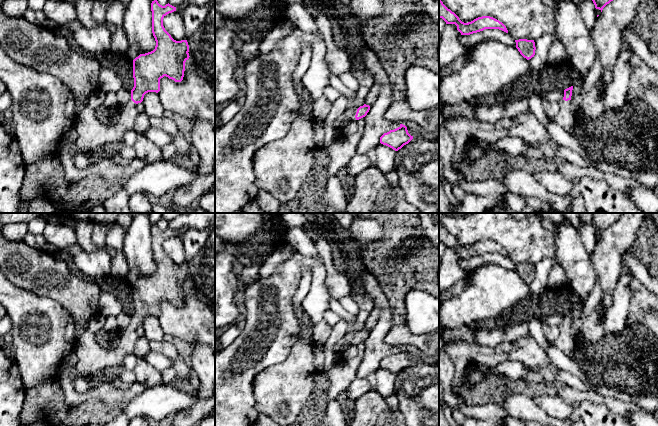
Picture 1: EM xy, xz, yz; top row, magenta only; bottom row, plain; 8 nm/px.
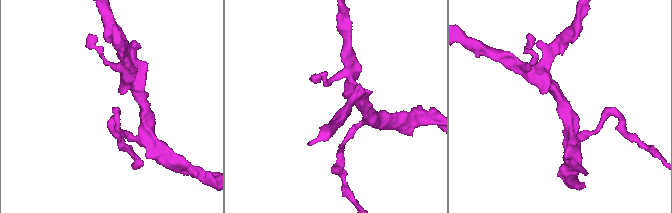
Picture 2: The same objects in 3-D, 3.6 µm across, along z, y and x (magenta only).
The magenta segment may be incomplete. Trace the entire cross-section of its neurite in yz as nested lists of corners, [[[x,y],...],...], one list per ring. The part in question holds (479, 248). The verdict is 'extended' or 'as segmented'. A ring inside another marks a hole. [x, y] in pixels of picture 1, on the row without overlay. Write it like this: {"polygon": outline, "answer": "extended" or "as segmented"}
{"polygon": [[[440,222],[439,242],[442,242],[446,248],[455,248],[461,259],[470,259],[485,253],[499,253],[508,257],[506,250],[502,246],[490,240],[478,241],[468,247],[462,246],[454,236],[443,228]]], "answer": "as segmented"}

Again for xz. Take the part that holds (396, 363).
{"polygon": [[[403,348],[394,354],[384,357],[380,361],[380,367],[392,372],[395,375],[401,373],[404,369],[408,368],[413,363],[408,357],[407,351]]], "answer": "as segmented"}

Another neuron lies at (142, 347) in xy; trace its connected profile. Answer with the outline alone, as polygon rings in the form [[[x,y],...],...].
[[[143,335],[139,337],[137,342],[135,343],[134,348],[134,355],[137,357],[137,359],[145,359],[145,356],[150,351],[149,341],[148,339]]]

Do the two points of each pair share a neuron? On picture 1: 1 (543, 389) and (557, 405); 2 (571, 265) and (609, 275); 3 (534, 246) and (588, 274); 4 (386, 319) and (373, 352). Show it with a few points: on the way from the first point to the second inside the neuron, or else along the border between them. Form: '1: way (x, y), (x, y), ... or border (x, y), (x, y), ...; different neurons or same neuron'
1: border (557, 395), (536, 395), (532, 398); different neurons
2: border (589, 255), (598, 277); different neurons
3: border (553, 236), (557, 261); different neurons
4: way (382, 327), (377, 333), (375, 344); same neuron

